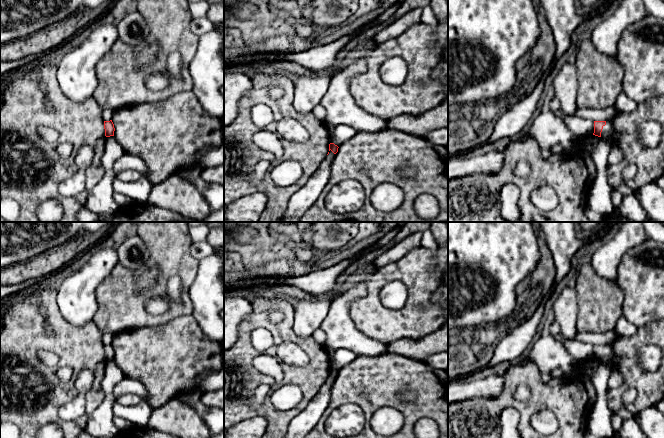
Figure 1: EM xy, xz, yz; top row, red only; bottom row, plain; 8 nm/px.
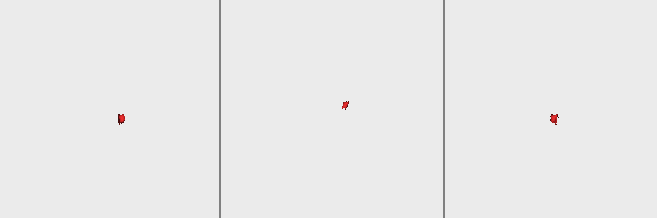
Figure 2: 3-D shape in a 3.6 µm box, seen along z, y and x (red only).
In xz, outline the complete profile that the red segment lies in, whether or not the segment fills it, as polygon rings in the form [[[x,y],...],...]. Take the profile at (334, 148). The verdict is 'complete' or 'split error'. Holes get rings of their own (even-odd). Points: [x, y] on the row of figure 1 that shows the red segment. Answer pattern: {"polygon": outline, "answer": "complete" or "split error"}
{"polygon": [[[327,122],[325,126],[330,139],[329,152],[314,174],[290,197],[283,218],[304,215],[316,202],[328,182],[331,164],[339,147],[333,143],[335,126]]], "answer": "split error"}

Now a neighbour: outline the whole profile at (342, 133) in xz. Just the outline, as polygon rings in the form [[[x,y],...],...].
[[[338,125],[334,129],[334,144],[340,147],[341,144],[355,135],[355,130],[347,125]]]

